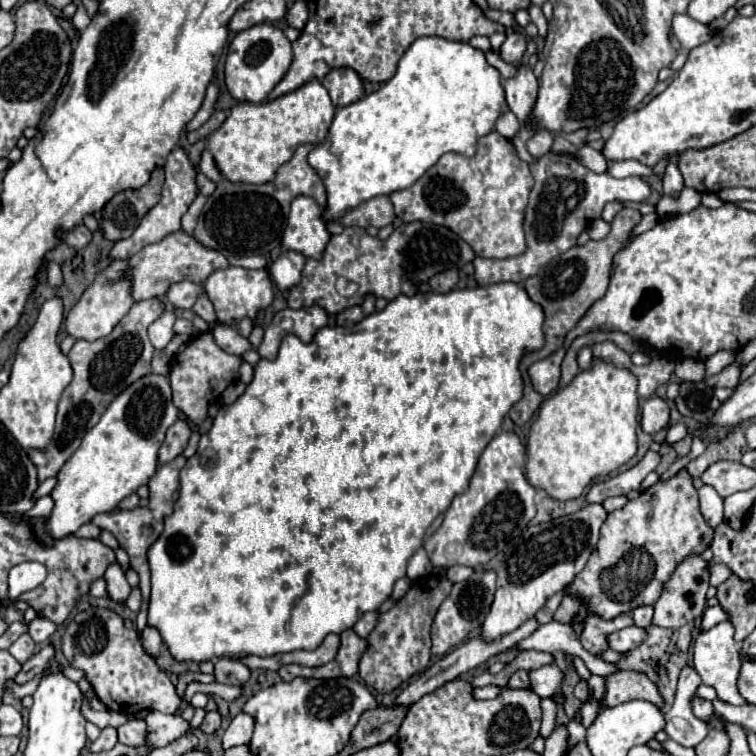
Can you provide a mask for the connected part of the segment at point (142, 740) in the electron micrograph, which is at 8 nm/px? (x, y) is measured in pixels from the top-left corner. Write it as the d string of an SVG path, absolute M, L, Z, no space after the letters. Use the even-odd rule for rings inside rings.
M131 719L129 723L121 725L117 729L119 733L119 743L131 745L131 747L143 747L147 743L147 723Z

